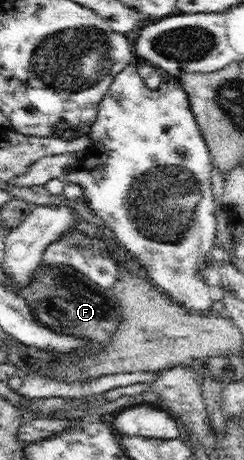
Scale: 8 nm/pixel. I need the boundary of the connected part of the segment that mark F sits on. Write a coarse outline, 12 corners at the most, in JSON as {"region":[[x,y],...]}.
{"region":[[42,262],[17,292],[59,334],[104,344],[123,321],[112,289]]}

